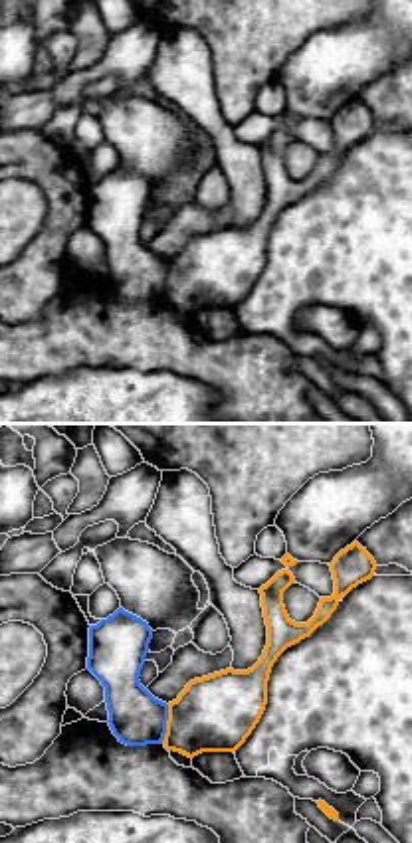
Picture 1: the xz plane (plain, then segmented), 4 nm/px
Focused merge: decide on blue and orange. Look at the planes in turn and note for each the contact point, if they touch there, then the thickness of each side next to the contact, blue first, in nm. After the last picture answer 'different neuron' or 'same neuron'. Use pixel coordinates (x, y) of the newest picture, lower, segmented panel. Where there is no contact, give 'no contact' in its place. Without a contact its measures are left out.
(165, 725) | 220/320 nm

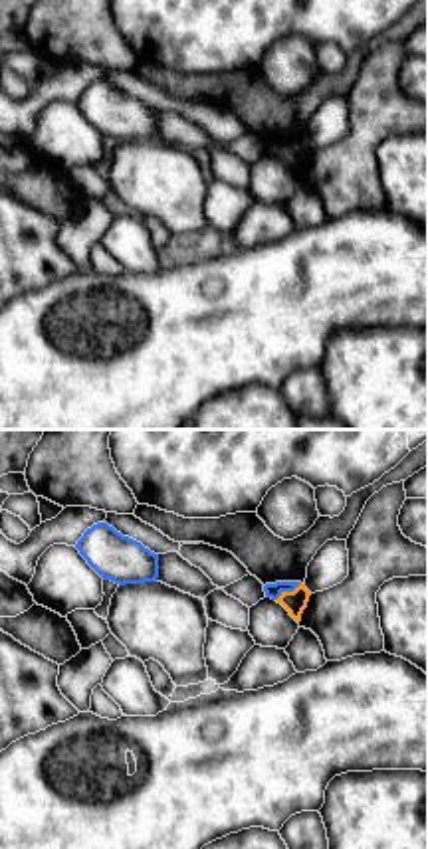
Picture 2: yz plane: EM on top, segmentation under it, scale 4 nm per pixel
(288, 590) | 60/90 nm

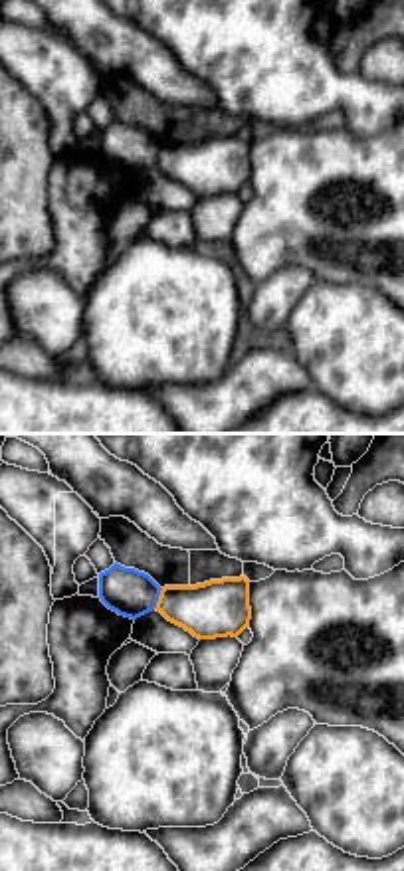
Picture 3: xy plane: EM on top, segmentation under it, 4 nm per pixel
(157, 598) | 190/240 nm

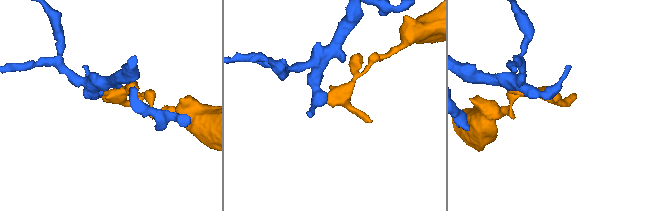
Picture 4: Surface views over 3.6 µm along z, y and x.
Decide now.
different neuron

